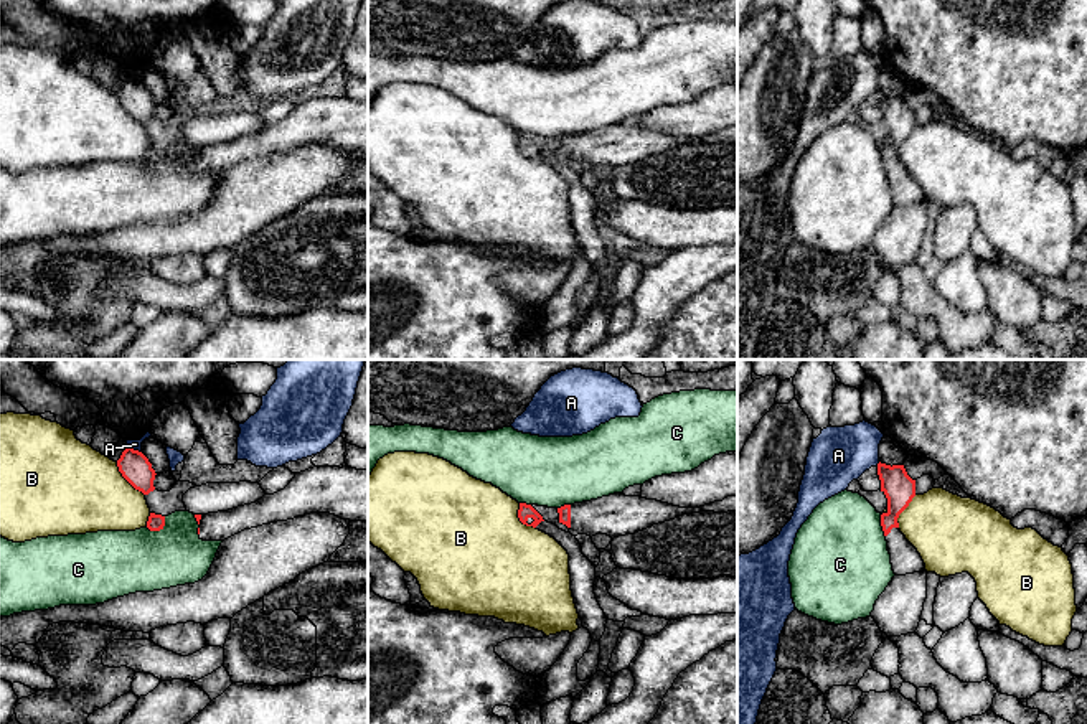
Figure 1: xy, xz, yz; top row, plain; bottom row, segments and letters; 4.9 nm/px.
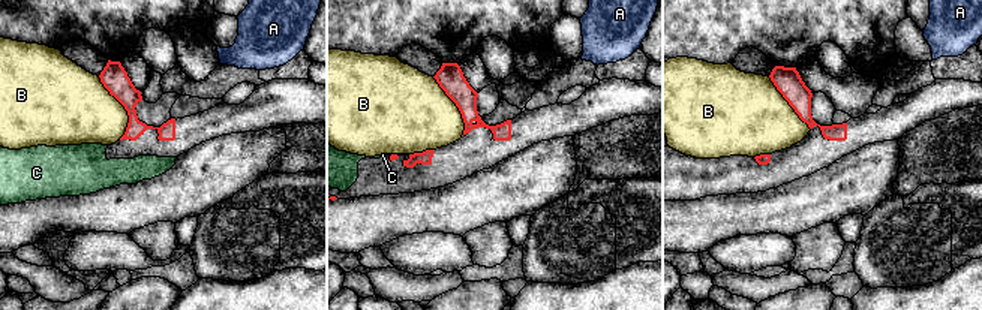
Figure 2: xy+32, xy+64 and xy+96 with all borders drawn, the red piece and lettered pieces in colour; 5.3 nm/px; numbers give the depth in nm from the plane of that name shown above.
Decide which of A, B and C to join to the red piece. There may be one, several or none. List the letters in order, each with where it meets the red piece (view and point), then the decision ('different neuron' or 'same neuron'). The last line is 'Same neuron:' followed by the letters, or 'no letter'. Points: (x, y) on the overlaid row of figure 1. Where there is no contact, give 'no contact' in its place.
A: meets red in xy at (132, 449); different neuron
B: meets red in xy at (127, 480); different neuron
C: meets red in xy at (159, 530); different neuron
Same neuron: no letter

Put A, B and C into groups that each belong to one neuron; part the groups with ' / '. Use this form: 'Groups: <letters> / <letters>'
Groups: A / B / C

